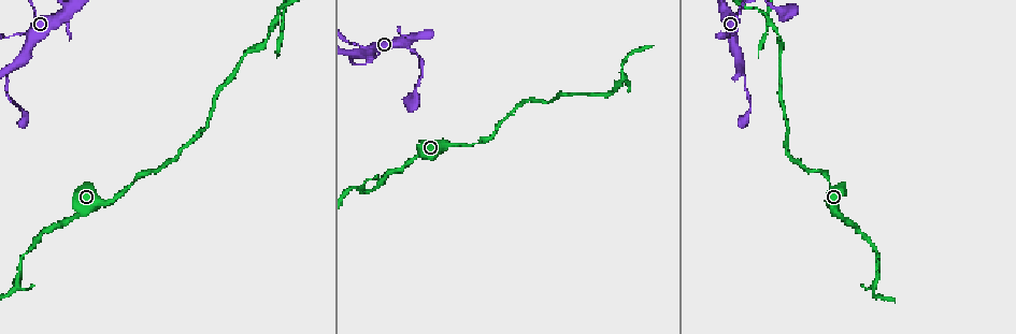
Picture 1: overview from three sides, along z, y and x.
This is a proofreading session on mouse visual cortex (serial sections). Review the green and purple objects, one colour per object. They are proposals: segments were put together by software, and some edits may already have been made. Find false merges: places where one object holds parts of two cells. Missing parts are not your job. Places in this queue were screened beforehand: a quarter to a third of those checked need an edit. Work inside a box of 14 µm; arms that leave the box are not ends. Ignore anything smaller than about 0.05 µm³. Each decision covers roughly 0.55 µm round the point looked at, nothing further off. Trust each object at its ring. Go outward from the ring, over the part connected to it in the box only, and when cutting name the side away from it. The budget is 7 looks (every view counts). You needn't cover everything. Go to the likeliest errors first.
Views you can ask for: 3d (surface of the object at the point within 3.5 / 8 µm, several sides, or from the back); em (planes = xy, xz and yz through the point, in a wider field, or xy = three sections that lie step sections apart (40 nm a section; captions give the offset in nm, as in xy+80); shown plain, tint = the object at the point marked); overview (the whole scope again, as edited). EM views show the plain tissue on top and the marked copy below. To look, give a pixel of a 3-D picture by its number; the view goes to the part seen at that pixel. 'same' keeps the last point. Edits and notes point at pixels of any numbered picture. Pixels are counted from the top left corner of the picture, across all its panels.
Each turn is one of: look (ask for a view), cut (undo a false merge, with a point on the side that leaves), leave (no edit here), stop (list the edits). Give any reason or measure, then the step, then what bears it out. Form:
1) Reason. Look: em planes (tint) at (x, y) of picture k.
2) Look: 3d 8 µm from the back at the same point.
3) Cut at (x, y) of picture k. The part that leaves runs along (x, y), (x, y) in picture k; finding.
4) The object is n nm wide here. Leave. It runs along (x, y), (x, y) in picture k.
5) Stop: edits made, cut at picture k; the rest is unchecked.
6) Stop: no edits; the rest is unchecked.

Branch point. Look: 3d 8 µm at (274, 17) of picture 1.

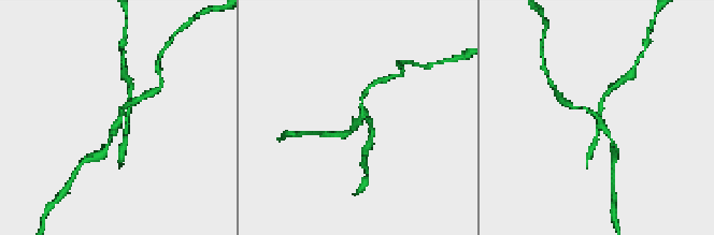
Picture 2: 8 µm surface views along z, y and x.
Shape alone is not enough. Look: em xy step 2 (tint) at (361, 117) of picture 2.

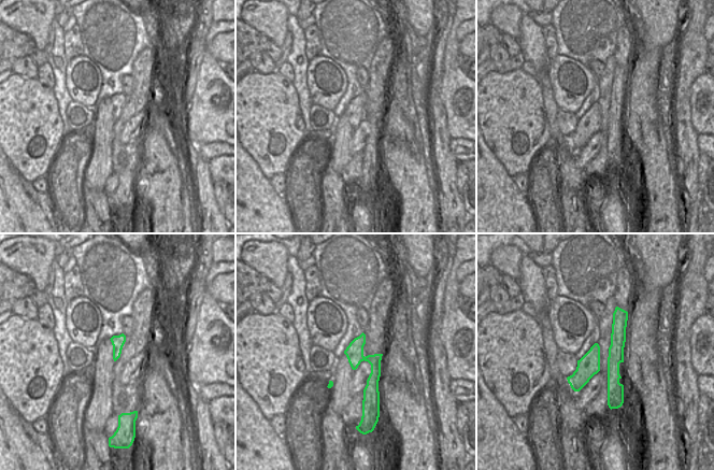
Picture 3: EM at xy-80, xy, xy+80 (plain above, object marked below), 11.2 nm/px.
Cut at (123, 146) of picture 2. The part that leaves runs along (125, 120), (122, 163) in picture 2; a second cell is stuck on.

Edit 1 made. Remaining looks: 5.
Look: overview.

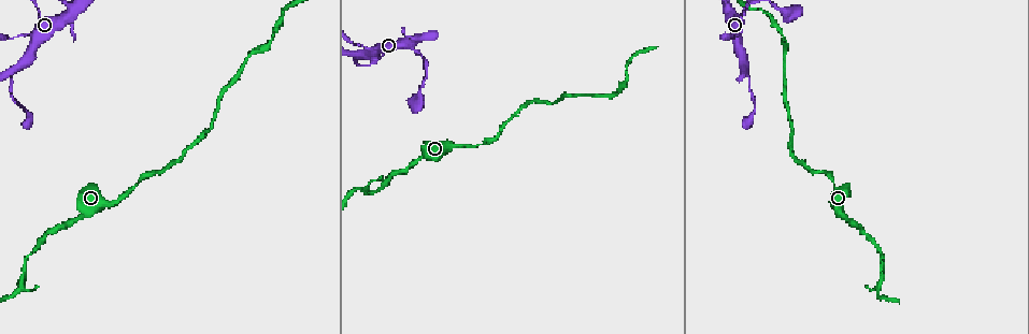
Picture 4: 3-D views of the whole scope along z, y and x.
Sharp bend. Look: 3d 8 µm from the back at (742, 10) of picture 4.

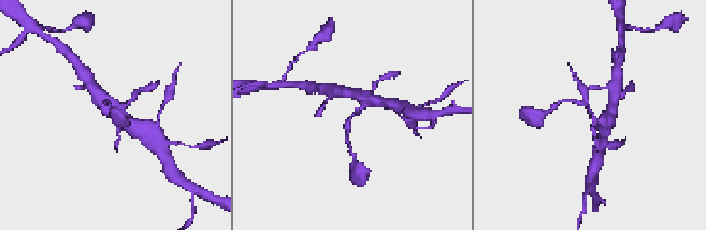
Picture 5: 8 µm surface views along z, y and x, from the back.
Look: em xy step 2 (tint) at (592, 113) of picture 5.

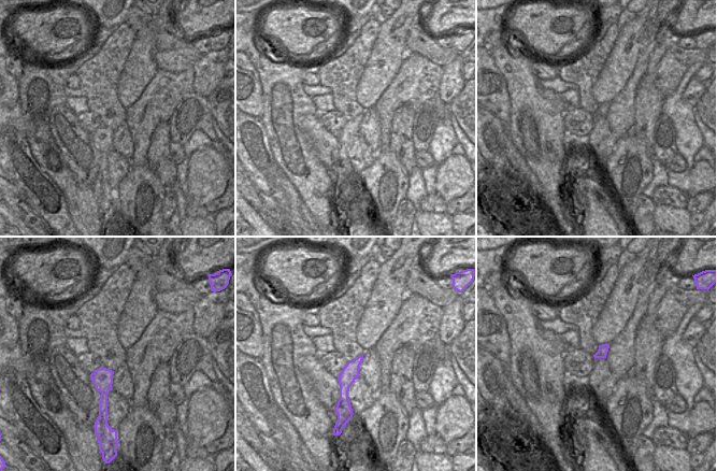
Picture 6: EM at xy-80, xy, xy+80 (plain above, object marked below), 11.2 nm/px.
Cut at (347, 126) of picture 5. The part that leaves runs along (354, 114), (346, 125), (349, 148) in picture 5; two cells meet here.

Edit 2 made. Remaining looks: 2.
Stop: edits made, cut at picture 2, cut at picture 5; the rest is unchecked.

